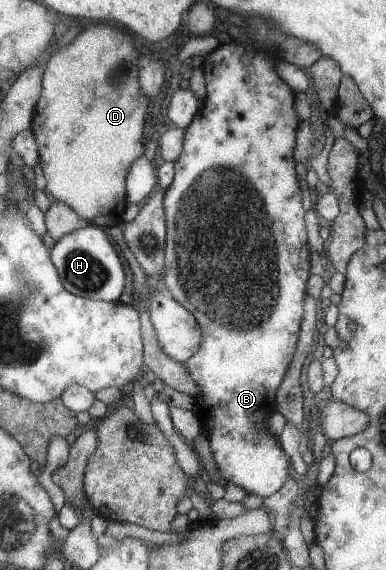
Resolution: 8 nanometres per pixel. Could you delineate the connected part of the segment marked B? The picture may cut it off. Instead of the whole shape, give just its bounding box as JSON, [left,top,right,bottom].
[156,17,308,497]

